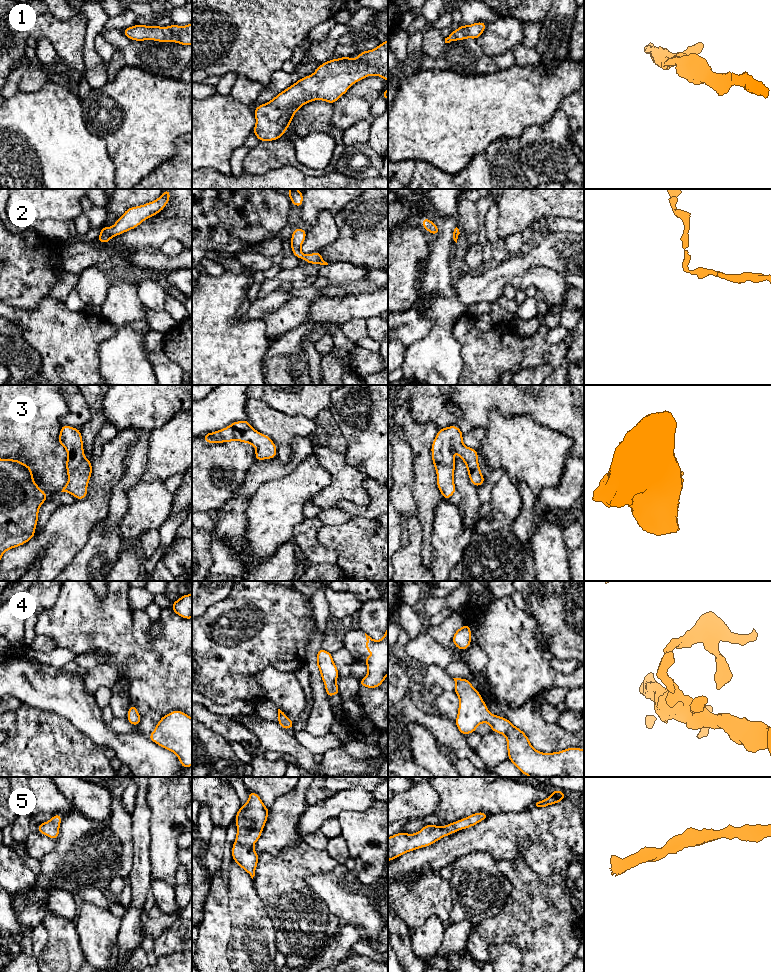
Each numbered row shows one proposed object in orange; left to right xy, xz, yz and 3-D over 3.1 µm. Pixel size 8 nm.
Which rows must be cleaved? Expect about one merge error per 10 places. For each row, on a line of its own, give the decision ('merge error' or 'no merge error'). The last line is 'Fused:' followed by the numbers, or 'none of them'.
1: no merge error
2: no merge error
3: no merge error
4: no merge error
5: no merge error
Fused: none of them

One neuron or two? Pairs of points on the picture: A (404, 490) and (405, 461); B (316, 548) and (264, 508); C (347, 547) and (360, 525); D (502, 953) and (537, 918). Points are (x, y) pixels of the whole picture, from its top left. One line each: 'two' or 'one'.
A: one
B: two
C: one
D: two

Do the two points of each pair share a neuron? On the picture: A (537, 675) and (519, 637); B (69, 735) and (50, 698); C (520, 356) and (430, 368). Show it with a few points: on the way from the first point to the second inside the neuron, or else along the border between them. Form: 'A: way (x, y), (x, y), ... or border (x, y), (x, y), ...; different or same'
A: way (528, 666), (519, 657), (519, 646); same
B: border (35, 708), (57, 713), (68, 719), (77, 728); different
C: border (458, 340), (461, 346), (463, 361), (461, 374); different

